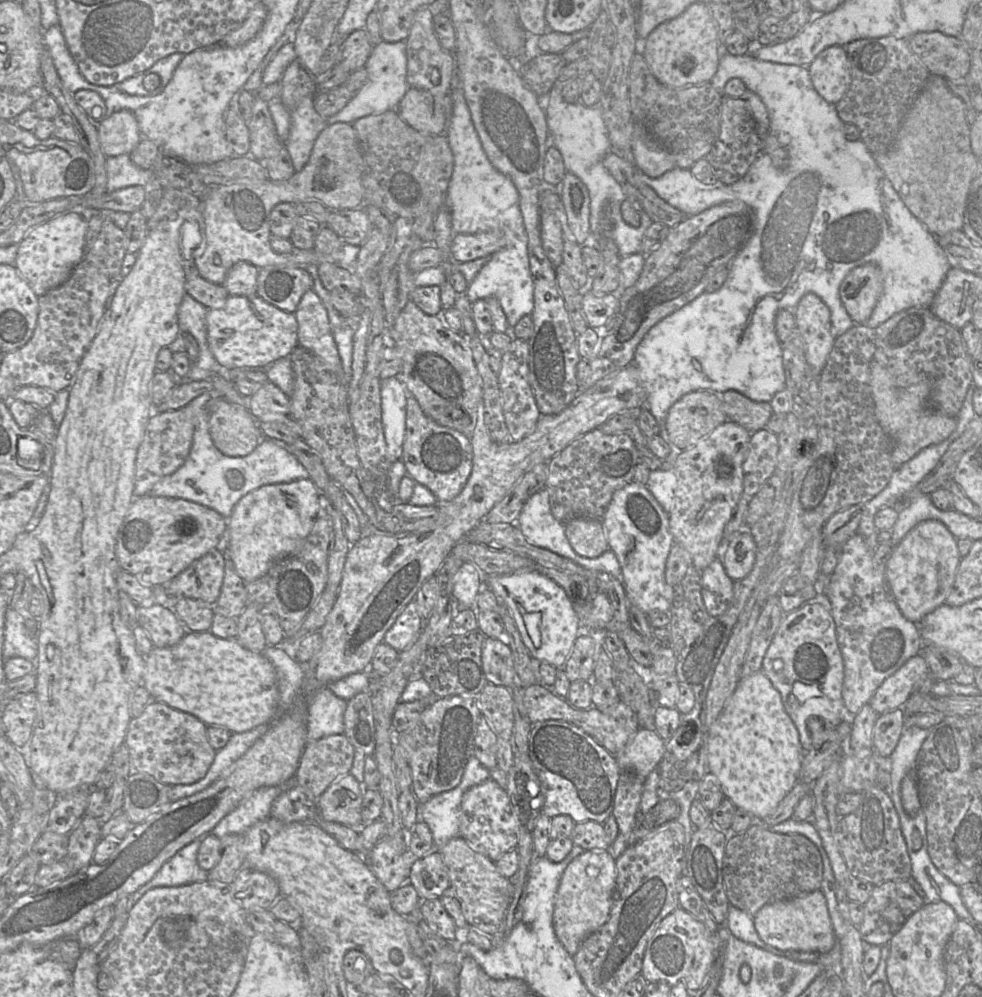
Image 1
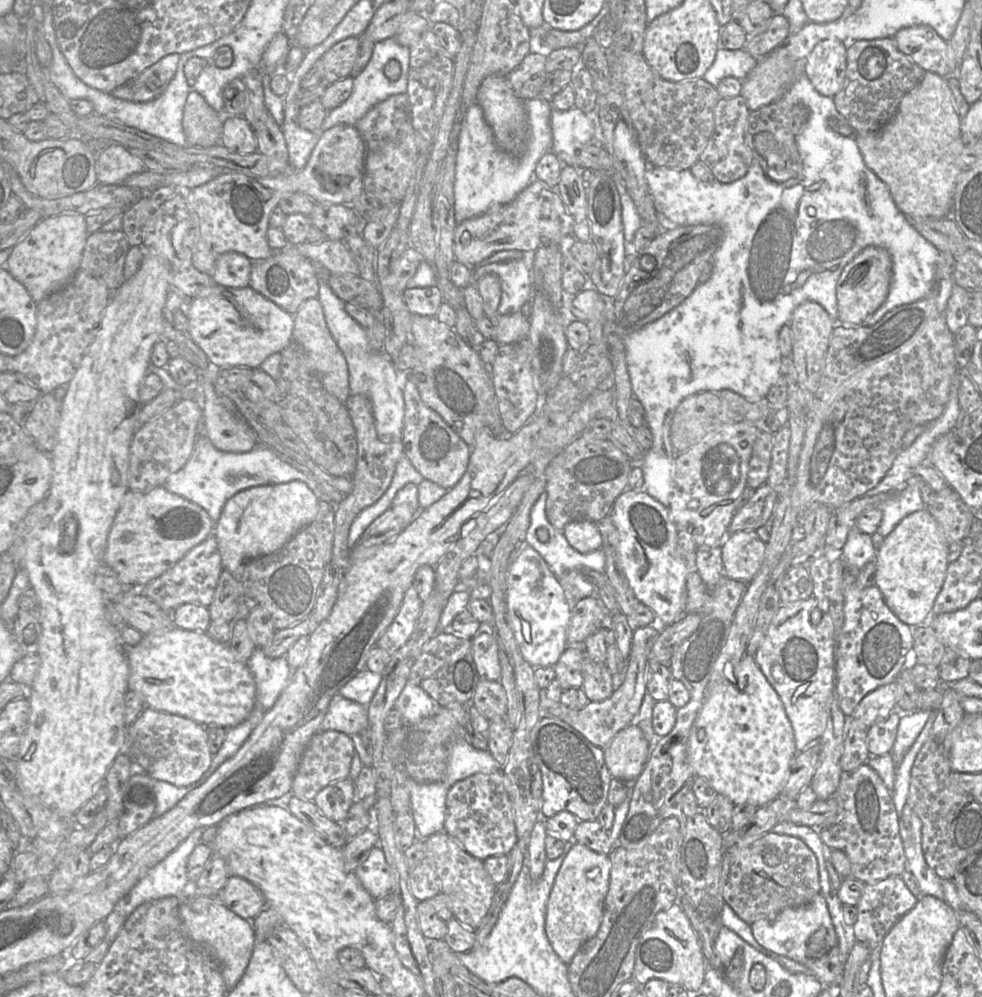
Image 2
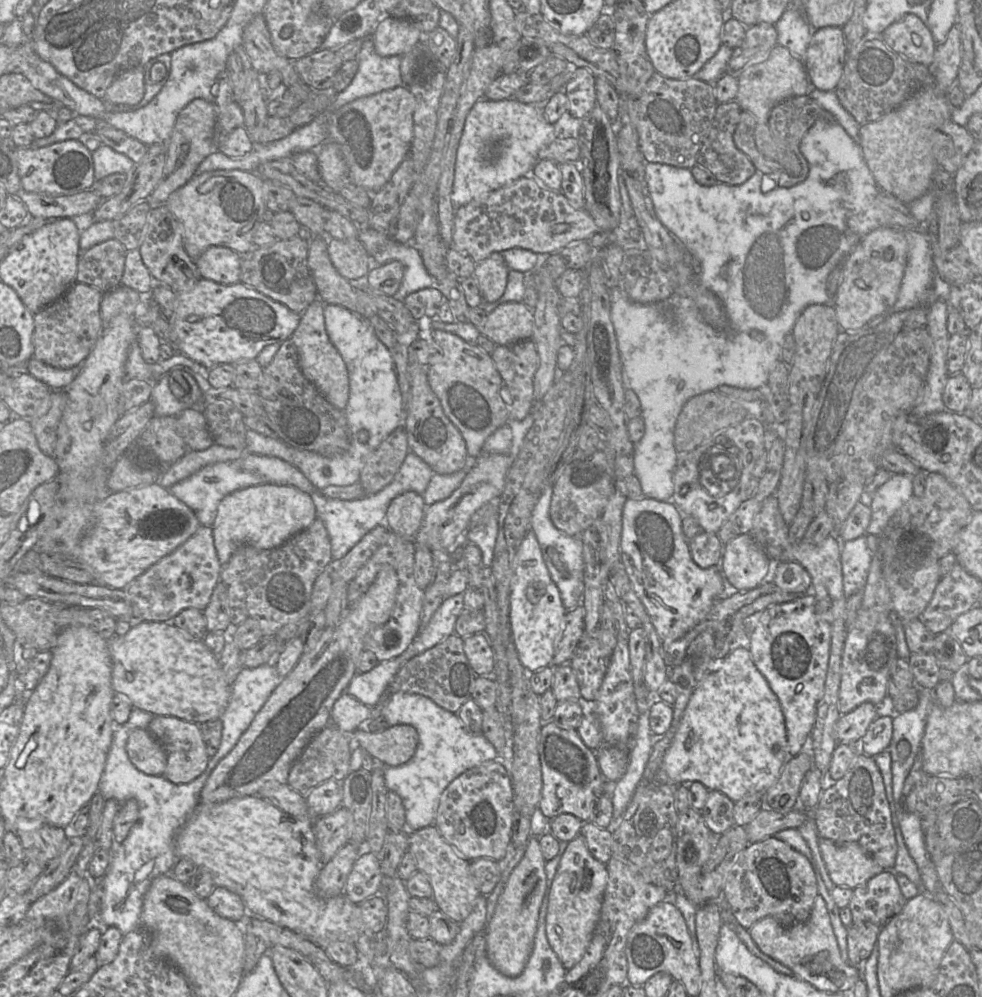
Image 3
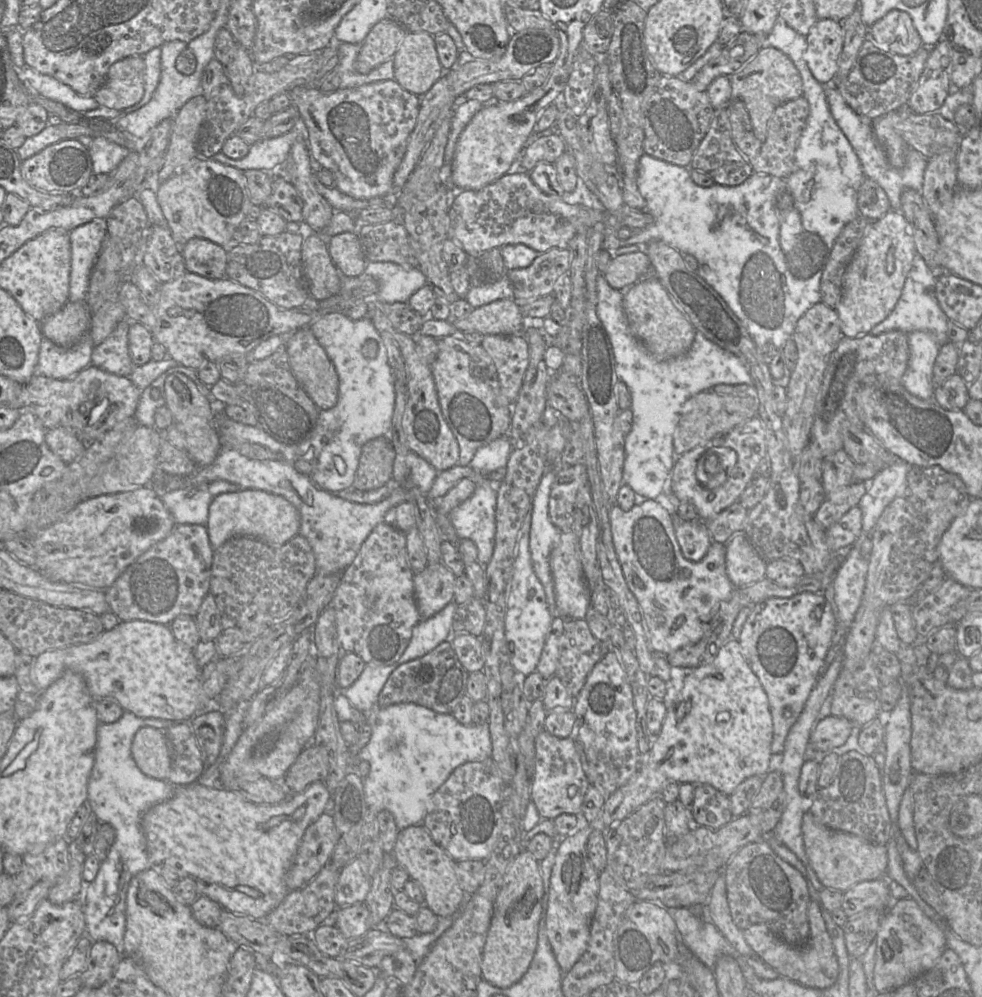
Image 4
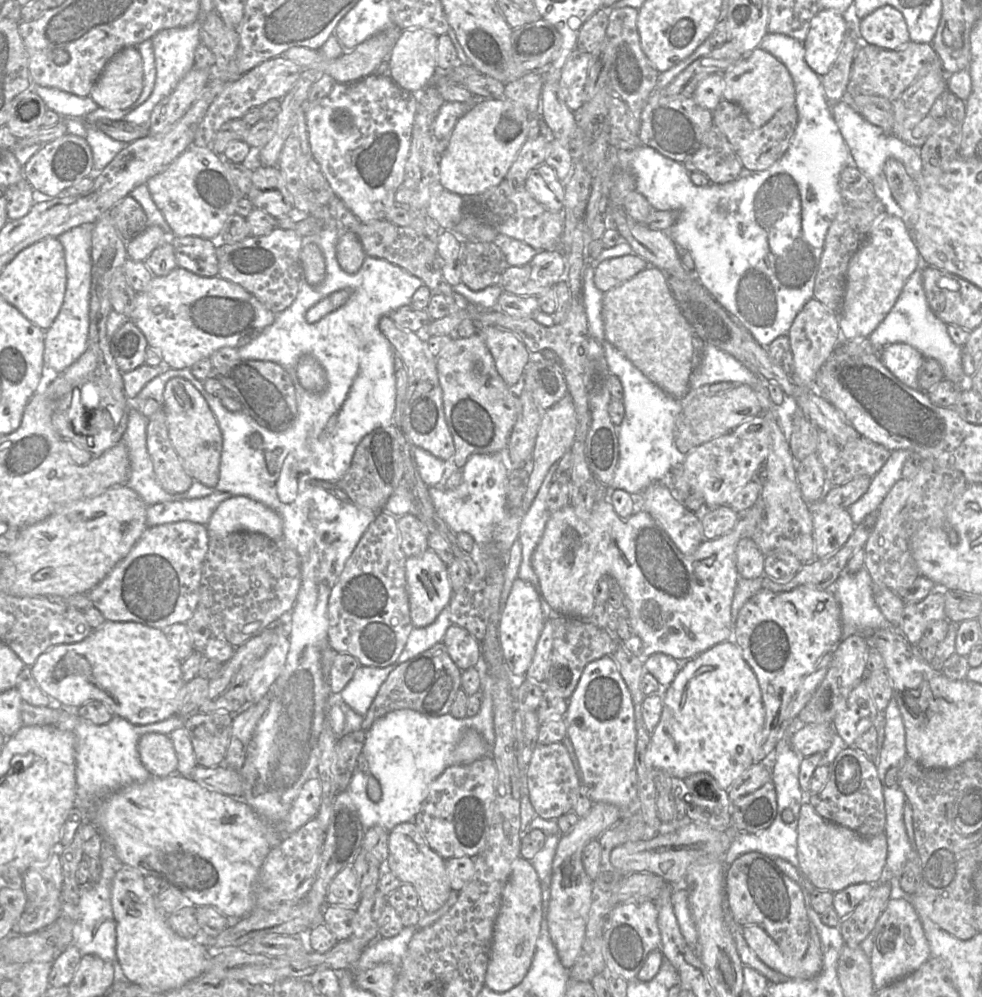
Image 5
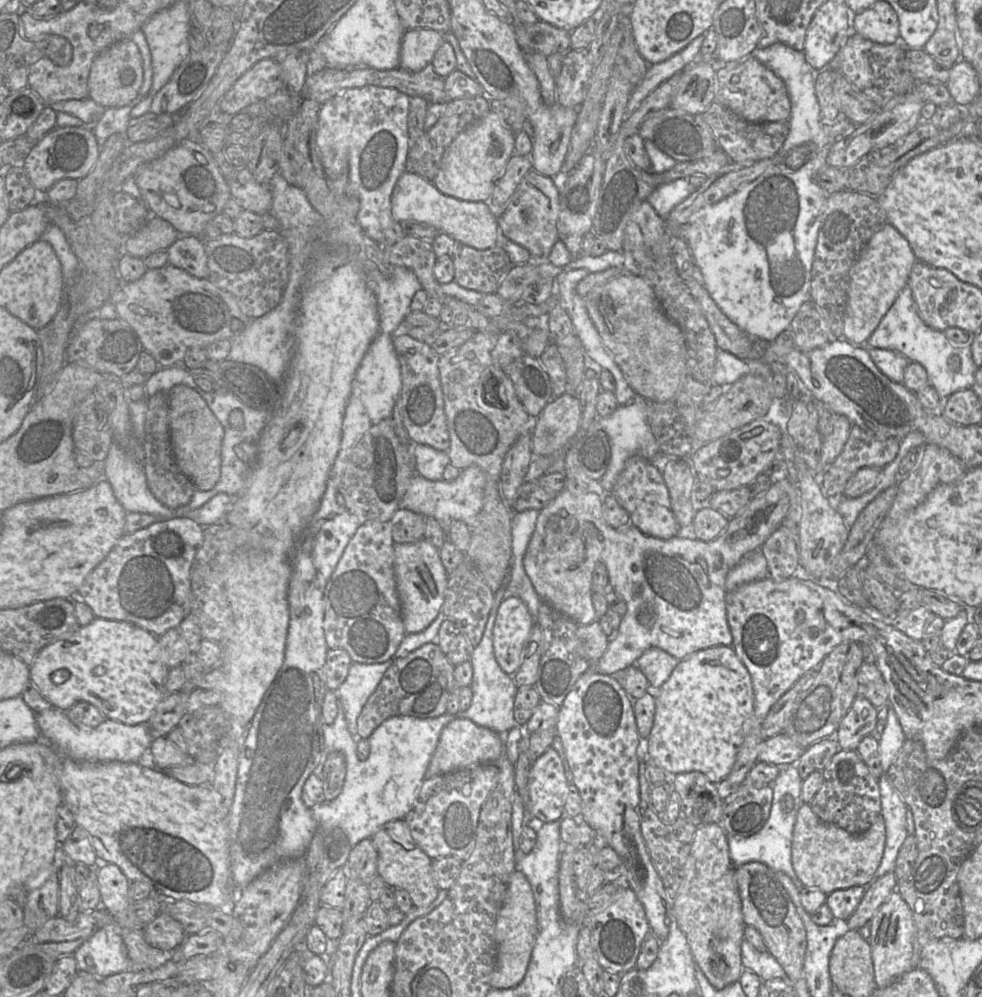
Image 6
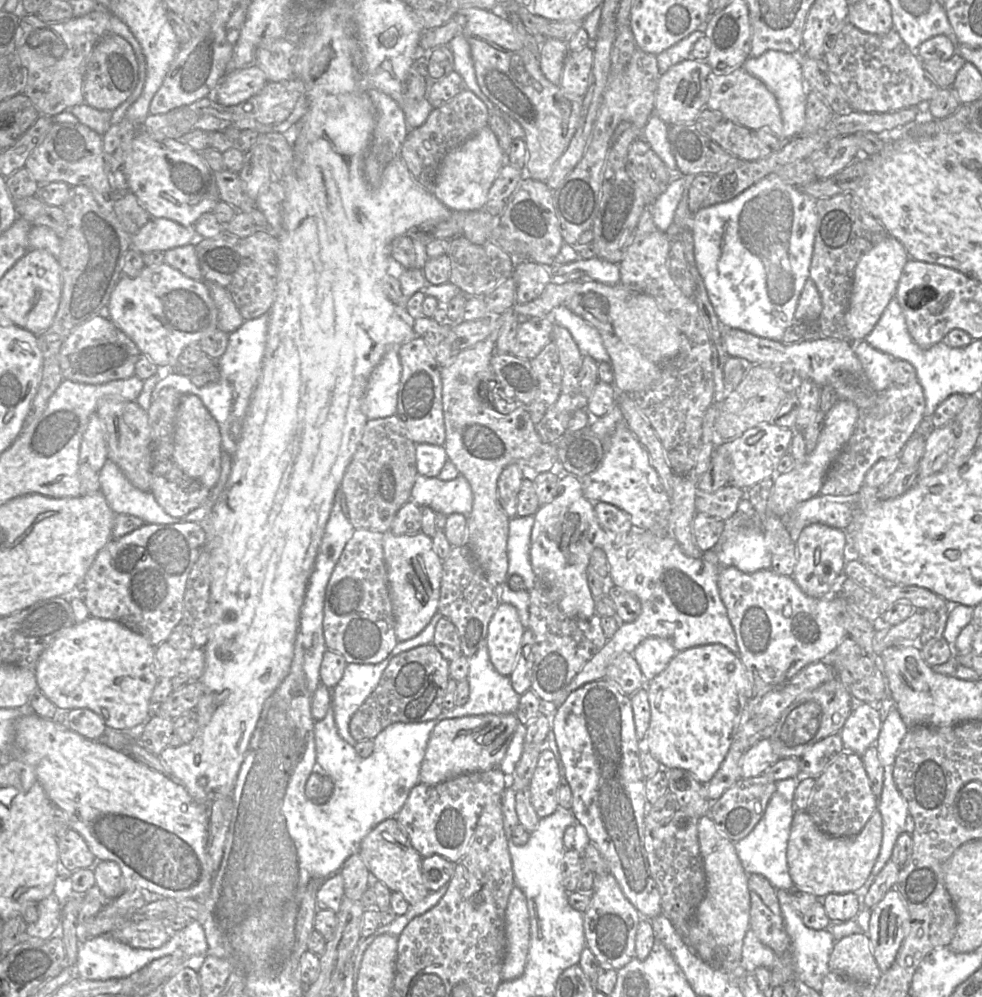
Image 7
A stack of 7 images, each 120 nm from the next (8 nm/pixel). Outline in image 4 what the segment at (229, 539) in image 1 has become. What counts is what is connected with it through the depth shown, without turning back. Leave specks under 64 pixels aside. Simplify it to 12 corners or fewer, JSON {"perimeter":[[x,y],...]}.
{"perimeter":[[218,495],[205,526],[213,551],[234,536],[283,545],[299,535],[282,496]]}

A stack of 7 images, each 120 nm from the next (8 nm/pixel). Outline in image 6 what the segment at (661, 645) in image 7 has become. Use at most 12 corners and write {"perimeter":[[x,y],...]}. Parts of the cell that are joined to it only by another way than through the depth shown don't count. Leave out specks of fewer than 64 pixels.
{"perimeter":[[651,647],[636,661],[657,691],[680,660]]}

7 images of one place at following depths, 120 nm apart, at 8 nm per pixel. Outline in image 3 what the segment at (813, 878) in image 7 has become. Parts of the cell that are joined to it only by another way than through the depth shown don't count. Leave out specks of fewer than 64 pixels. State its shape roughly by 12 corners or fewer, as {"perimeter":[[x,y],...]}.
{"perimeter":[[819,837],[835,886],[854,889],[884,871],[856,842]]}

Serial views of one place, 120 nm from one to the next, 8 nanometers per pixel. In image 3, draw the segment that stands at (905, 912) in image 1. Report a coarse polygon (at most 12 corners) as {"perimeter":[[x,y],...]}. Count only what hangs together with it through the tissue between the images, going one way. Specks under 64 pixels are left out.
{"perimeter":[[883,871],[854,888],[852,924],[882,927],[907,899]]}

